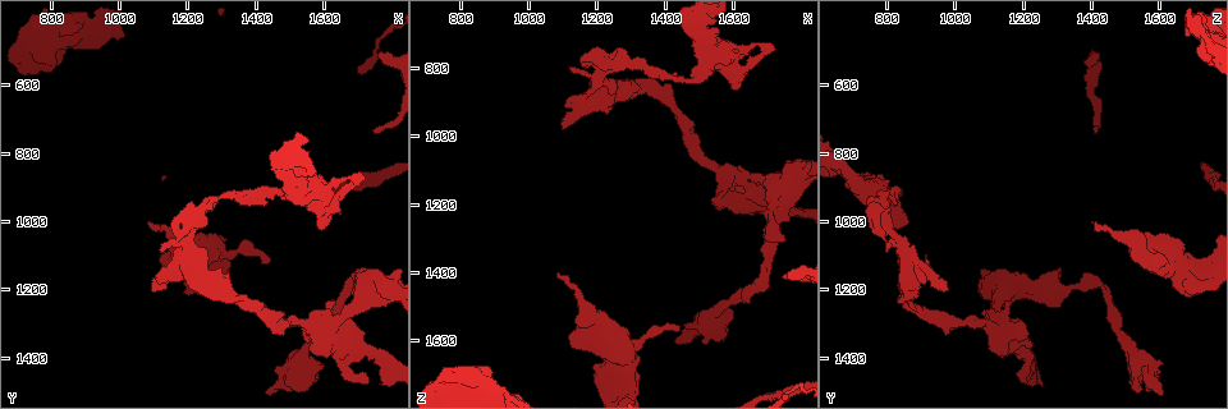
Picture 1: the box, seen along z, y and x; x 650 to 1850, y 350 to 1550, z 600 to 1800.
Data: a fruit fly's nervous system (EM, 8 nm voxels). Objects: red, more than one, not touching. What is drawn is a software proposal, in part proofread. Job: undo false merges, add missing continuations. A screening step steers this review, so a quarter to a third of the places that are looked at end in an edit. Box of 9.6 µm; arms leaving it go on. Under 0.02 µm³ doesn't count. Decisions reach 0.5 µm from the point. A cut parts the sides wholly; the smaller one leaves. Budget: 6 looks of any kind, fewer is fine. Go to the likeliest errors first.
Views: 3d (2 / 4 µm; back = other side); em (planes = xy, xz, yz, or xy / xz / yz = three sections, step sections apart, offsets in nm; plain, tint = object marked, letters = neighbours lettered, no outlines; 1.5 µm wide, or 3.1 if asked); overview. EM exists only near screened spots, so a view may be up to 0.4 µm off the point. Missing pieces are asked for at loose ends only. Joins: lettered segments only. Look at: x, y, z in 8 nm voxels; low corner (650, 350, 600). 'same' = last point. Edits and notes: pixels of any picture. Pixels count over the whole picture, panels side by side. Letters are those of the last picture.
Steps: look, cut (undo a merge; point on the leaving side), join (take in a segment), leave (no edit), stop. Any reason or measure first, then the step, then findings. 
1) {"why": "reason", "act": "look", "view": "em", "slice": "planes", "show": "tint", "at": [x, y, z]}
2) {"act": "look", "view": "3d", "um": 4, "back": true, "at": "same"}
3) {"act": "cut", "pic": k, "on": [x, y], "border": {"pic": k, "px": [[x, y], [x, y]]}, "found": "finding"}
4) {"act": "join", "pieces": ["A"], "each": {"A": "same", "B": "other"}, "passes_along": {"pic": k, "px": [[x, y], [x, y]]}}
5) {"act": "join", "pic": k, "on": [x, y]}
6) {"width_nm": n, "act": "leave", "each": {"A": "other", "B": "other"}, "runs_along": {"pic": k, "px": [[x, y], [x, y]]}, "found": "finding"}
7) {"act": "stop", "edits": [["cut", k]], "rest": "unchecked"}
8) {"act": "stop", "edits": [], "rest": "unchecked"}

{"why": "free end", "act": "look", "view": "em", "slice": "planes", "show": "plain", "at": [1770, 510, 1400]}

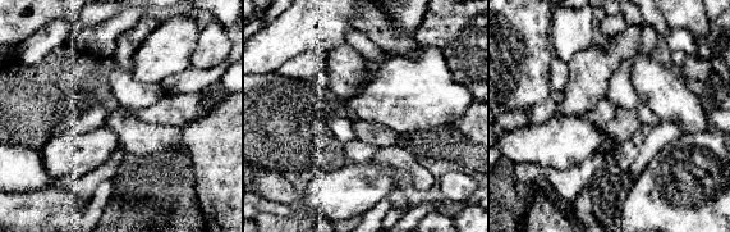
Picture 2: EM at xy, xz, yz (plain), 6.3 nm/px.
{"act": "look", "view": "em", "slice": "planes", "show": "letters", "at": "same"}

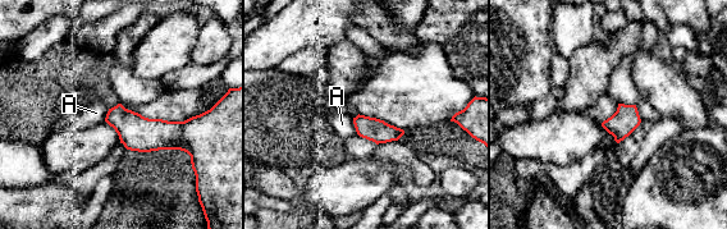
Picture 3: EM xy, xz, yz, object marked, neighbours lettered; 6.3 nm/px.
{"width_nm": 150, "act": "leave", "each": {"A": "other"}, "border": {"pic": 3, "px": [[352, 118], [357, 133]]}, "found": "no lettered segment goes on from it"}

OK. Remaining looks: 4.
{"act": "look", "view": "3d", "um": 2, "at": [1450, 920, 830]}

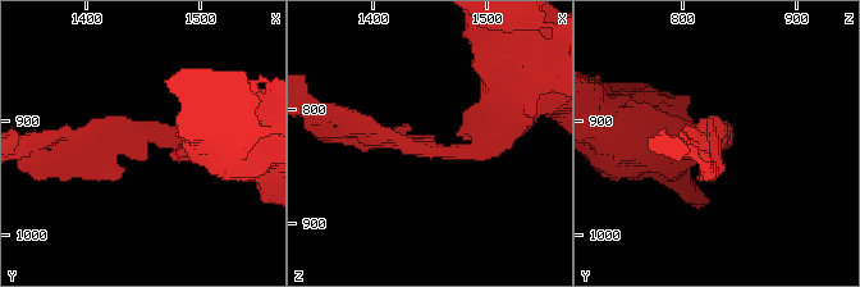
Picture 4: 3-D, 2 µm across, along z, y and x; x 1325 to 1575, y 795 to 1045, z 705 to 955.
{"act": "look", "view": "em", "slice": "planes", "show": "letters", "at": [1458, 910, 834]}

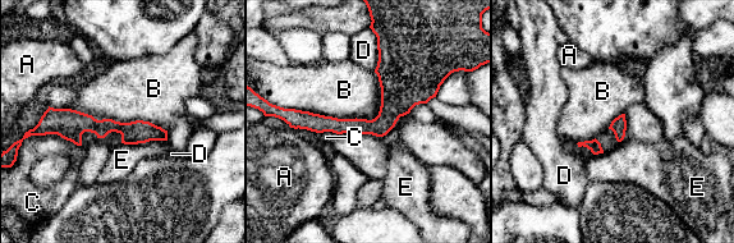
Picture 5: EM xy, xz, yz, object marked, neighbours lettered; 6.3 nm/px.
{"act": "leave", "each": {"A": "other", "B": "other", "C": "other", "D": "other", "E": "other"}, "border": {"pic": 5, "px": [[251, 87], [338, 118], [381, 105]]}, "found": "one neuron here"}

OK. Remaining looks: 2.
{"act": "stop", "edits": [], "rest": "unchecked"}

